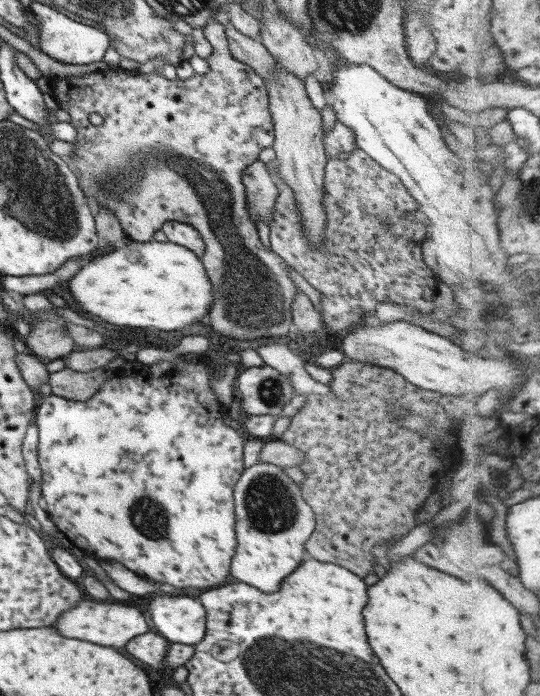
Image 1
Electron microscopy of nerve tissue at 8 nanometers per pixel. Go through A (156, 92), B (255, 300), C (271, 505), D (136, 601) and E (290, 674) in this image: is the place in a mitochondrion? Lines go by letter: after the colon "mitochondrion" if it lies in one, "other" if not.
A: other
B: mitochondrion
C: mitochondrion
D: other
E: mitochondrion

